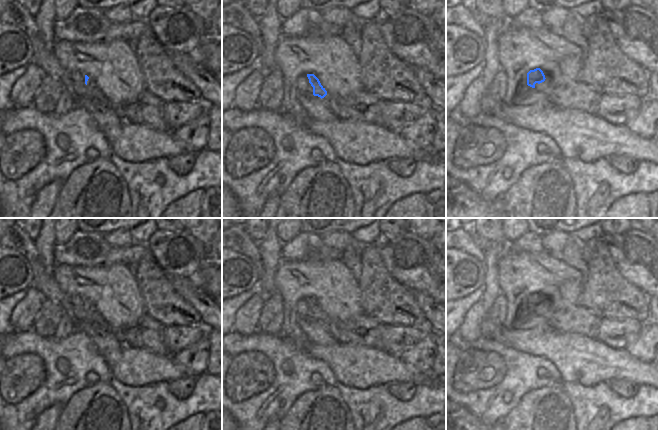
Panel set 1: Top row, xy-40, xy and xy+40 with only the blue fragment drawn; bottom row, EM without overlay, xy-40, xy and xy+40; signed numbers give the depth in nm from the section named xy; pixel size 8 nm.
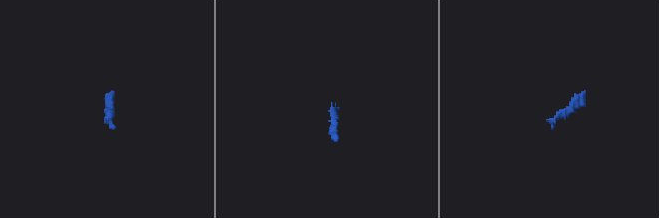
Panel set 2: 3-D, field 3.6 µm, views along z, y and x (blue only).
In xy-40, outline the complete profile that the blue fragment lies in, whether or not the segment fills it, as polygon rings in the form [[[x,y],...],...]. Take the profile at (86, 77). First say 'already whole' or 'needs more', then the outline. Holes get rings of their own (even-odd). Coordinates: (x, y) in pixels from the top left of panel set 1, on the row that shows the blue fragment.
needs more | [[[85,75],[85,84],[87,86],[87,89],[83,97],[84,100],[96,100],[98,102],[105,102],[105,99],[97,84],[92,78],[89,78],[87,75]]]

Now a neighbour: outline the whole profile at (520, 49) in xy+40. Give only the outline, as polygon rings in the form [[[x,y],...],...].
[[[510,23],[499,37],[499,63],[509,81],[507,100],[521,100],[521,85],[527,84],[527,73],[530,70],[540,68],[545,78],[556,84],[581,82],[583,73],[583,64],[563,32],[554,32],[547,27],[530,30]]]

